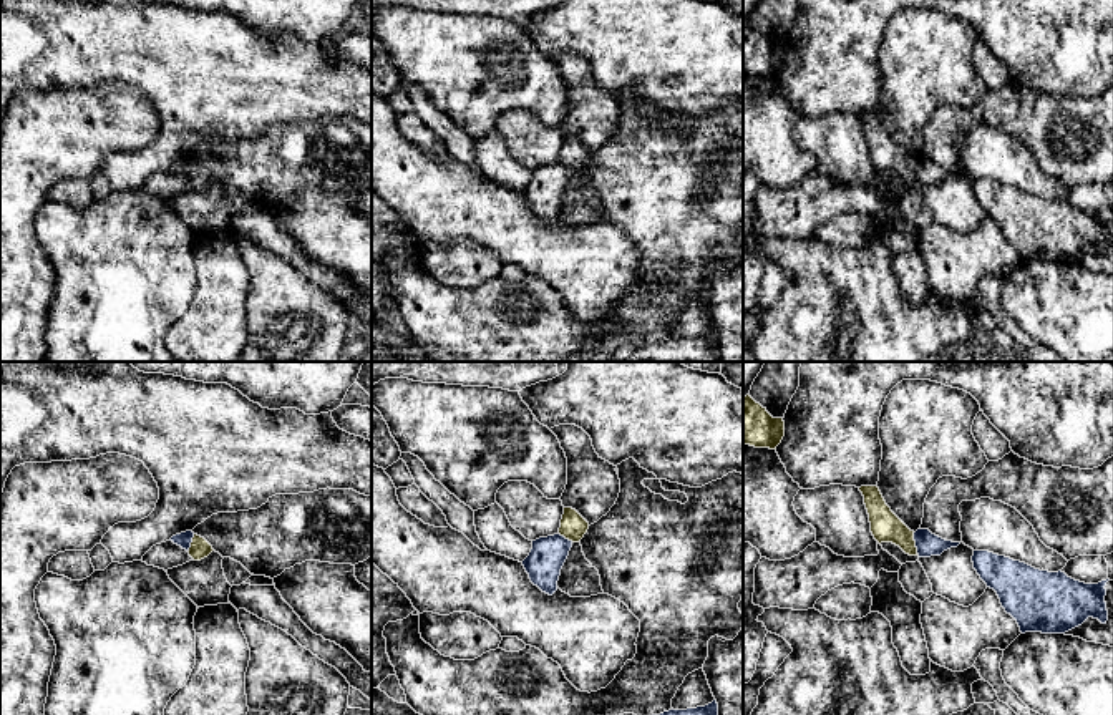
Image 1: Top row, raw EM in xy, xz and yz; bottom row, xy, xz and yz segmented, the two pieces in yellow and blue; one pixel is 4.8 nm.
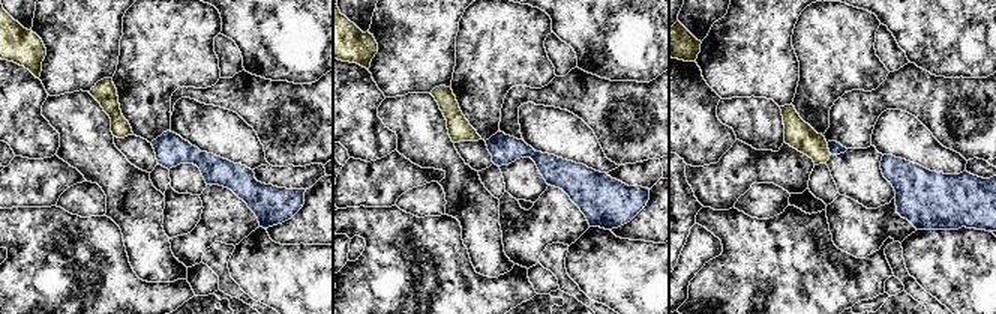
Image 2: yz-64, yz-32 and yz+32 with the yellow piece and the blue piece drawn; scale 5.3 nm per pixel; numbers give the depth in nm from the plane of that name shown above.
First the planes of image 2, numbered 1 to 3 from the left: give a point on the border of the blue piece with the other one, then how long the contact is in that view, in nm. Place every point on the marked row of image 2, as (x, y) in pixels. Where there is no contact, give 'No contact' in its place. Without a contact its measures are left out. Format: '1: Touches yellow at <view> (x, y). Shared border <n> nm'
1: No contact
2: No contact
3: Touches yellow at yz+32 (828, 149). Shared border 70 nm

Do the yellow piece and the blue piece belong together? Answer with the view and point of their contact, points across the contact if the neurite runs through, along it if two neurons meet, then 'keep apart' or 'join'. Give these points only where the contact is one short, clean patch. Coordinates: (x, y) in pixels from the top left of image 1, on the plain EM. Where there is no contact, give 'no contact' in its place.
yz (914, 171) | along yz (913, 161), (918, 181) | keep apart

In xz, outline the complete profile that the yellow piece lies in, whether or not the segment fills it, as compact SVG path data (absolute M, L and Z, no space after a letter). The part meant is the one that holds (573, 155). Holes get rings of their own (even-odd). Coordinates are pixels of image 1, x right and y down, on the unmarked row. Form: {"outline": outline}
{"outline": "M564 136L559 163L579 171L589 158L589 151L572 136Z"}

